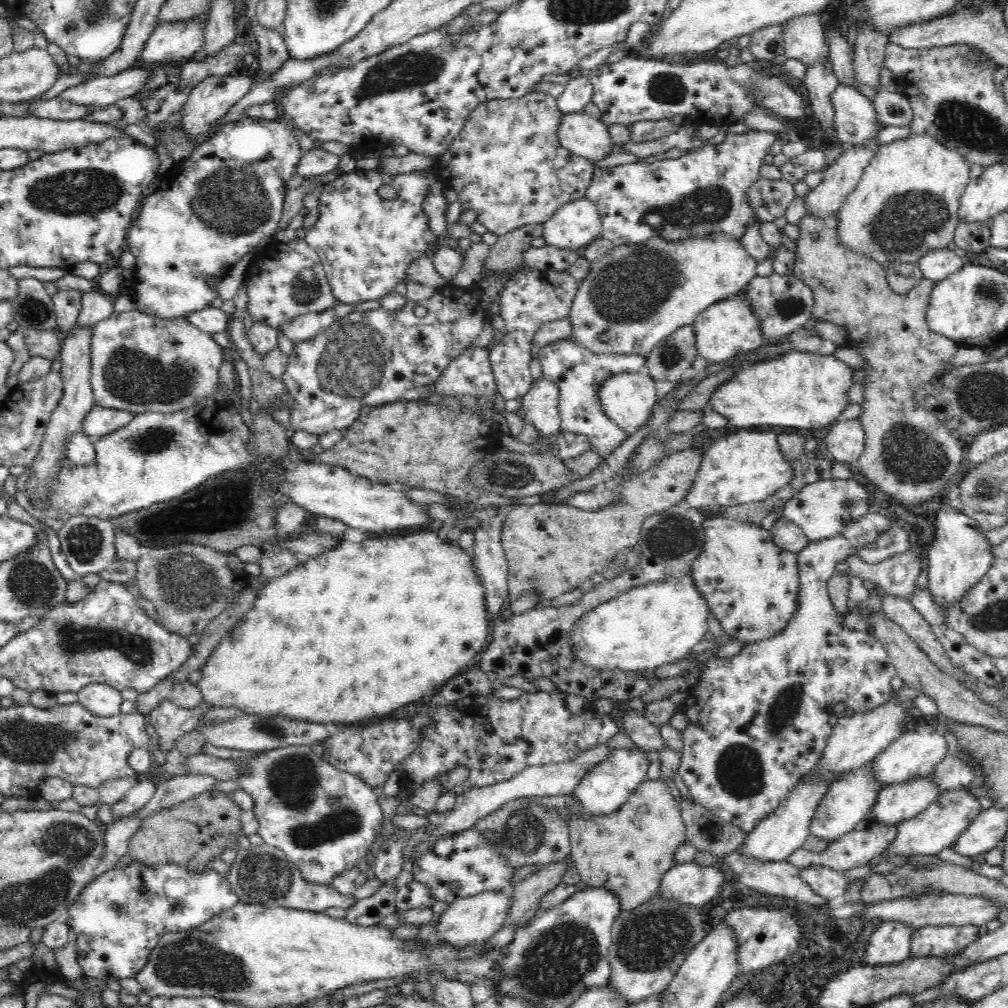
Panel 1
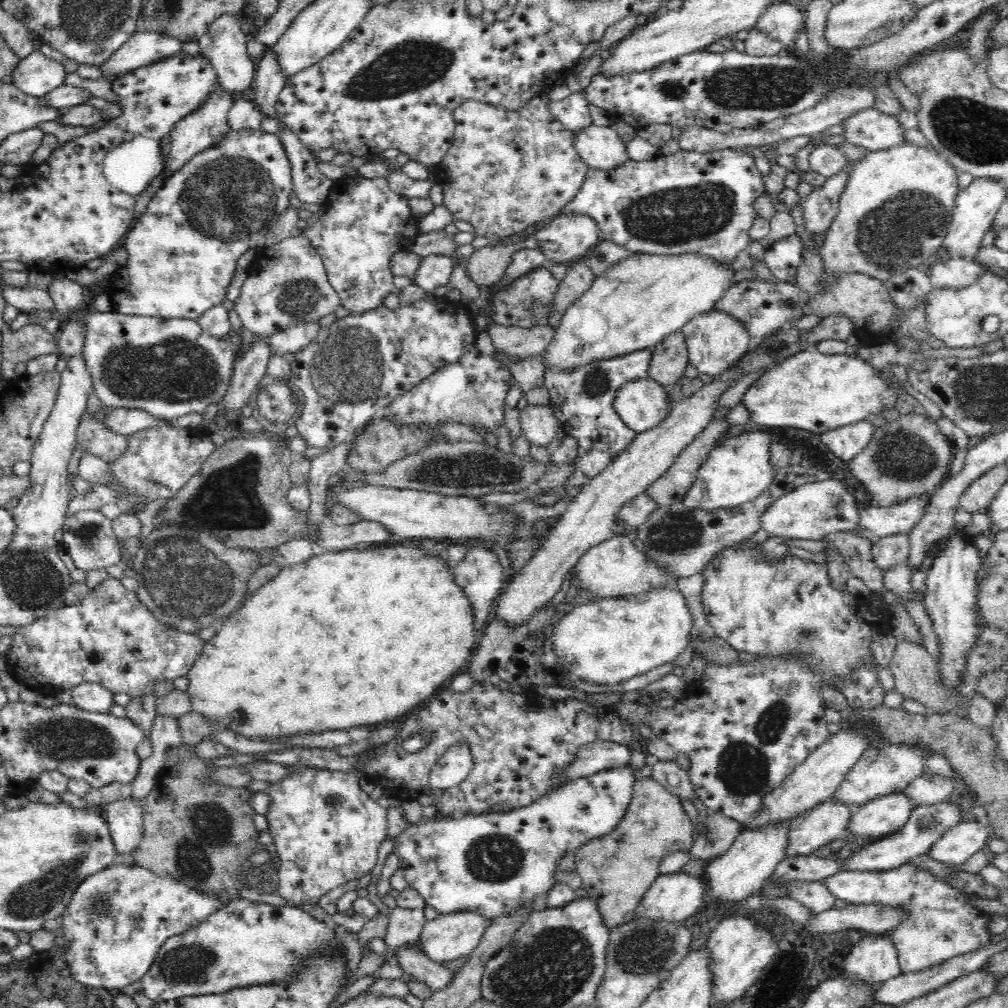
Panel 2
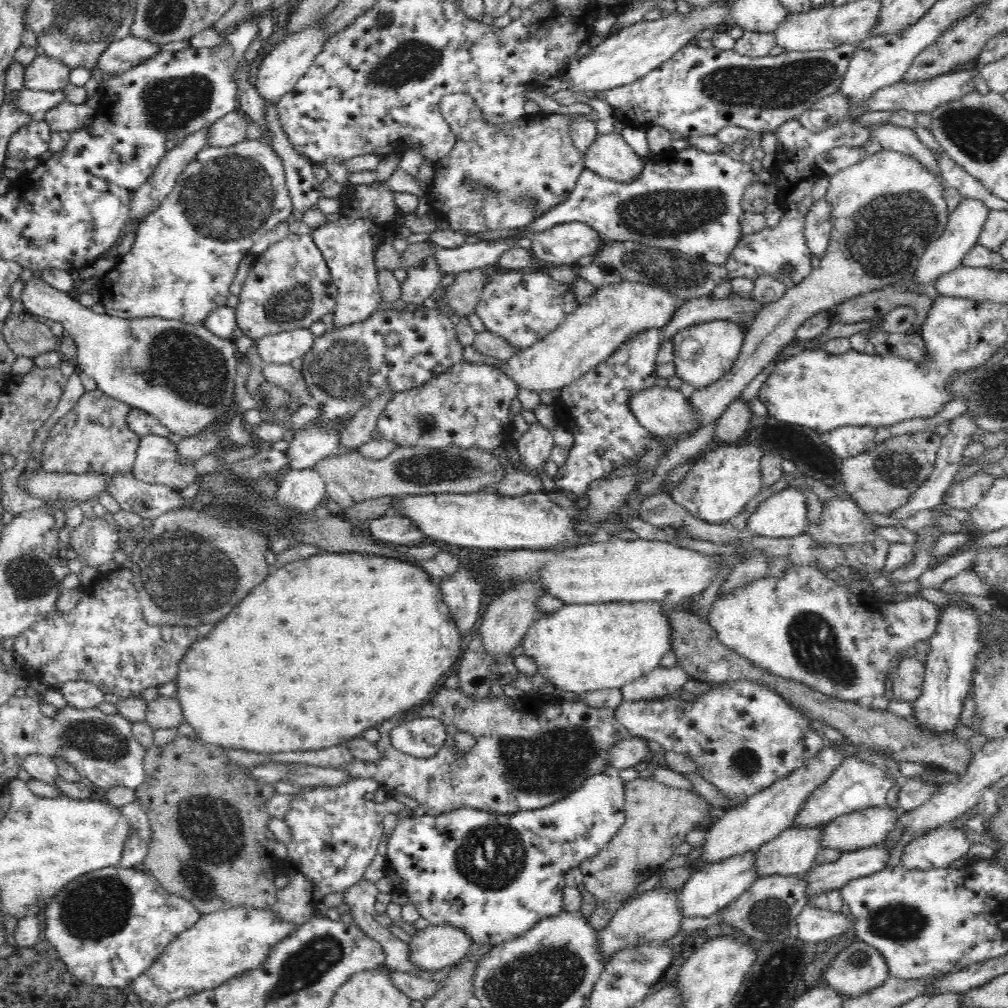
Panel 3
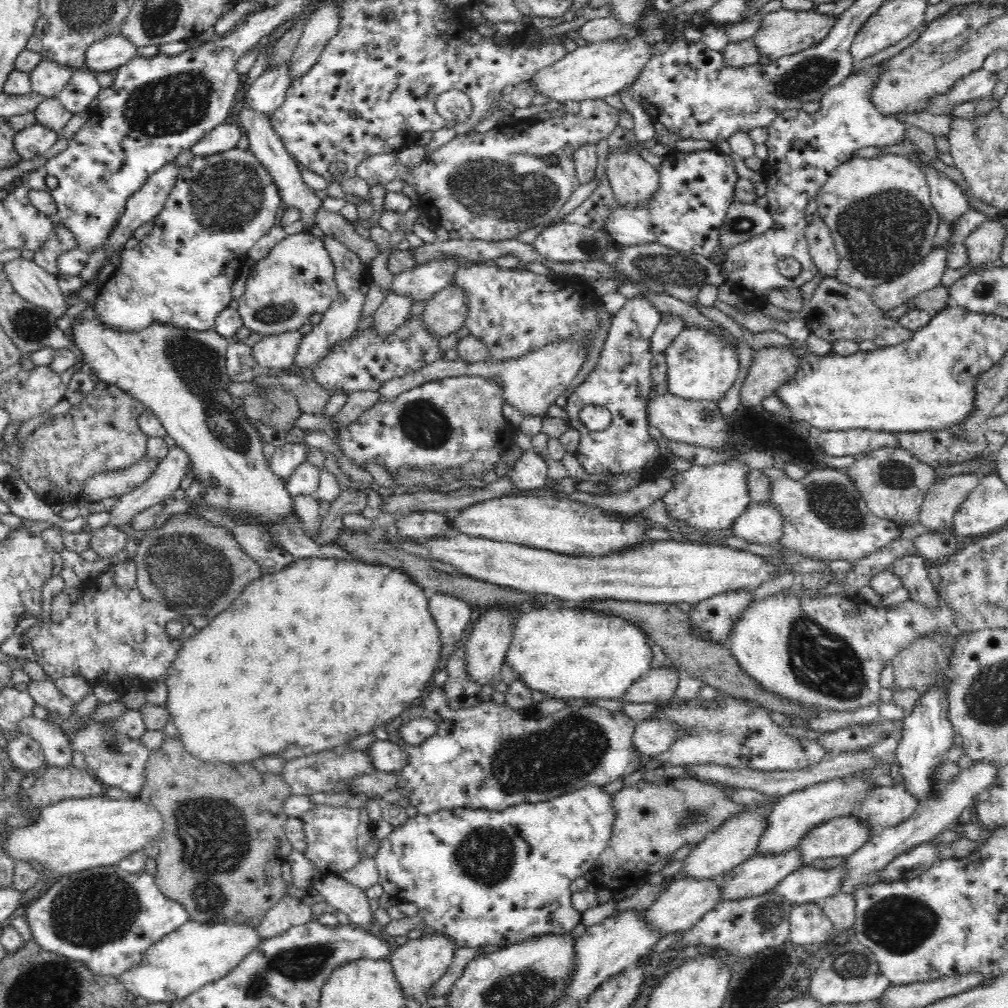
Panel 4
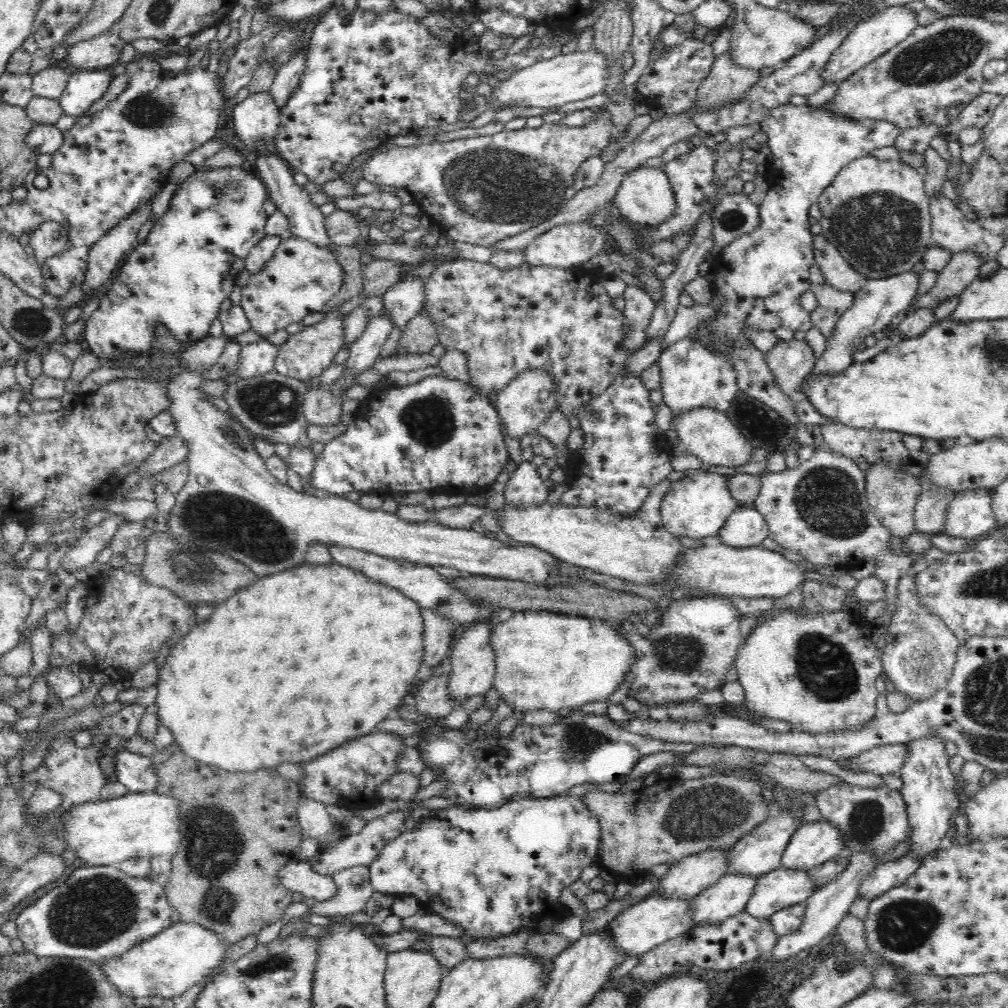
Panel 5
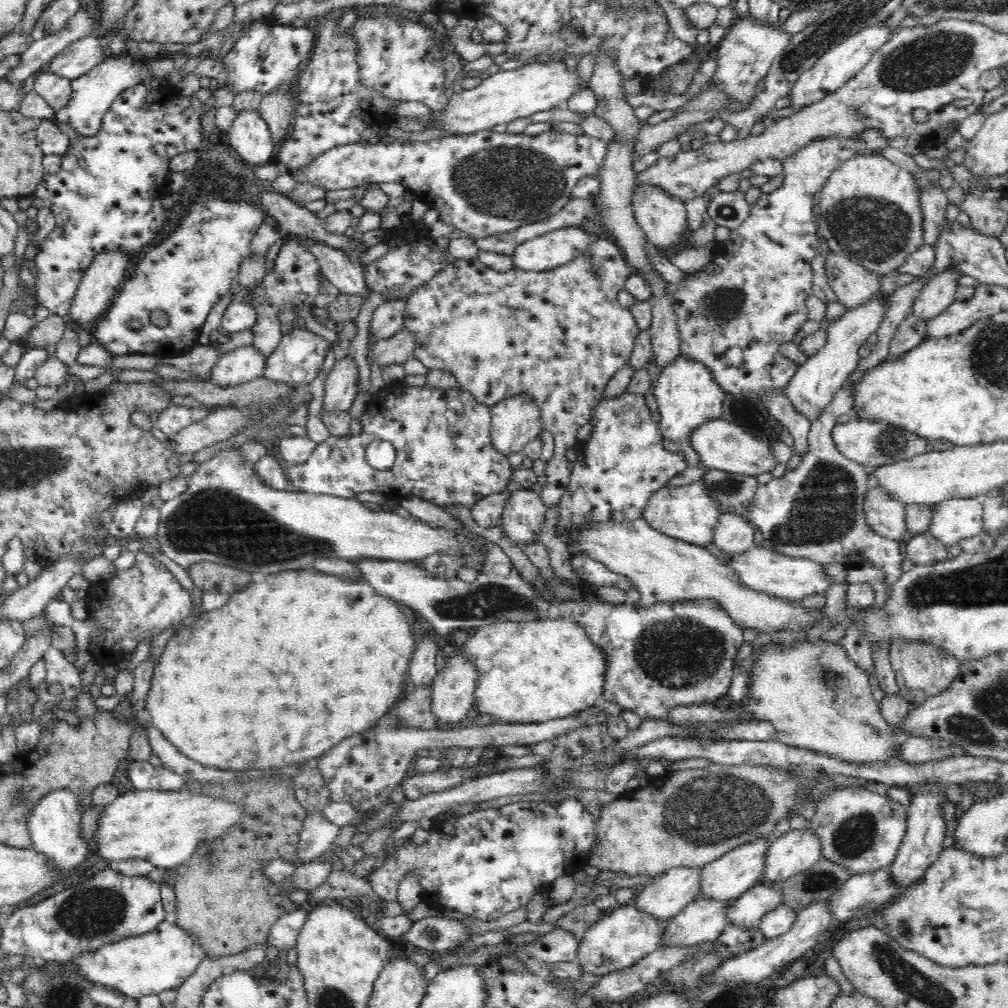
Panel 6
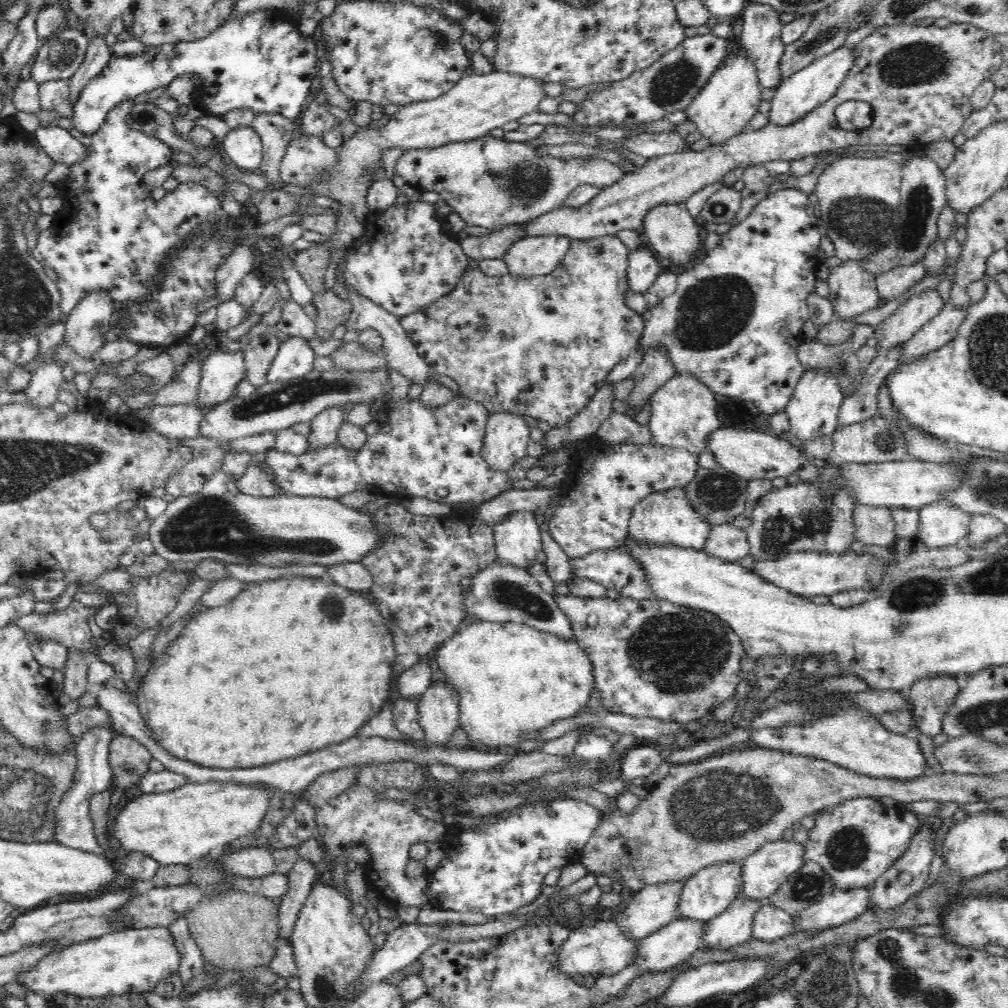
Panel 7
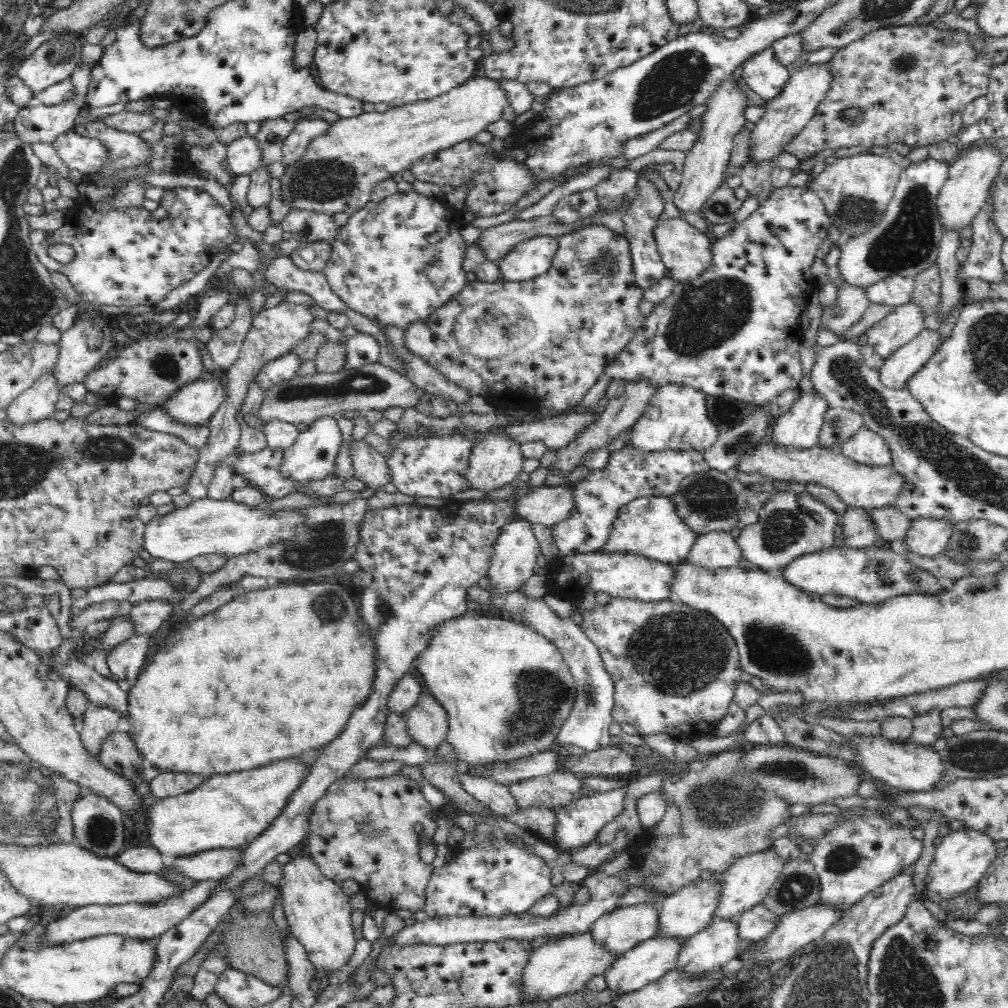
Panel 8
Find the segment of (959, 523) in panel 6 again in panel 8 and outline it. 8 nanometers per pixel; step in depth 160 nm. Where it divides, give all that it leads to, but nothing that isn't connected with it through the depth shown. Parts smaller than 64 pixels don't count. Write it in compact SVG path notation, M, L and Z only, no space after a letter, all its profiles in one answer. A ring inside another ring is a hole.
M918 518L905 532L904 544L908 553L933 558L948 550L952 524L933 518Z

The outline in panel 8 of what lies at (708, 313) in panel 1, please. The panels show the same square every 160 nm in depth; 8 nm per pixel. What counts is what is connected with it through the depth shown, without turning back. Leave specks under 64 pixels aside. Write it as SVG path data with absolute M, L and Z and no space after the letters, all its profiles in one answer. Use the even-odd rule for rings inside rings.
M668 384L654 391L652 400L648 403L645 414L640 415L638 422L631 427L628 447L640 455L648 455L653 452L664 451L691 451L704 453L714 442L718 440L718 429L708 418L705 394L689 386Z

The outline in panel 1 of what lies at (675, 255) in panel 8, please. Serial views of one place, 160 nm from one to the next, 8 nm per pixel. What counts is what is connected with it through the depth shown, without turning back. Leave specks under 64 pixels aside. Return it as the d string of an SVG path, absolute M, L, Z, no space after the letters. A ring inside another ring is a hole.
M585 111L562 114L558 138L564 148L594 165L611 156L617 146L610 138L608 126Z

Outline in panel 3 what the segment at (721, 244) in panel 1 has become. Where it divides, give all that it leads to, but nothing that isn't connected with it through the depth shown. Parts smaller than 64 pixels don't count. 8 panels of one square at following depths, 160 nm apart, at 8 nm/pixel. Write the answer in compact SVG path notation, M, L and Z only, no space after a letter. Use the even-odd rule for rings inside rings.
M622 282L598 288L594 296L583 297L580 306L568 314L558 329L535 345L510 355L497 370L513 380L517 390L558 393L578 380L616 350L628 337L646 327L662 328L682 302L648 282Z

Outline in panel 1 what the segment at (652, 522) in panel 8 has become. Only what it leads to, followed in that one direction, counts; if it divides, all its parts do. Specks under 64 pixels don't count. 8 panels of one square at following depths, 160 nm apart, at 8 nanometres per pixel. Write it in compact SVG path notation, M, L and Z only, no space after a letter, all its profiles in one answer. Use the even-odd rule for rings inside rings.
M744 429L717 439L706 452L696 481L684 503L692 508L734 506L758 502L774 495L792 480L790 462L784 460L774 432L748 432Z

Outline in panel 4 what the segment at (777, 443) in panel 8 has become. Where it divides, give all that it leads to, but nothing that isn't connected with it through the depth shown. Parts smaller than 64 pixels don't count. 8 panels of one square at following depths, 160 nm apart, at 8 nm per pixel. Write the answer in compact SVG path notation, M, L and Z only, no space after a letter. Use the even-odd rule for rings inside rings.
M950 244L934 247L924 260L920 260L906 274L868 289L869 300L885 315L886 312L916 298L918 294L938 286L947 268L945 256L948 246Z

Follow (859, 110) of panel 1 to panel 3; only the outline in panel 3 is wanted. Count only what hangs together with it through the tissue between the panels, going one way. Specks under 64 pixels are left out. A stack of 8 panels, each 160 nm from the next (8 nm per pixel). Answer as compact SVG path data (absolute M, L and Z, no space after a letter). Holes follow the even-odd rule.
M886 122L886 124L879 124L876 130L872 130L872 138L878 140L886 150L901 152L917 160L941 182L941 188L949 187L944 180L944 176L942 176L942 170L940 170L940 164L938 164L934 152L930 151L931 148L928 148L918 139L914 131Z

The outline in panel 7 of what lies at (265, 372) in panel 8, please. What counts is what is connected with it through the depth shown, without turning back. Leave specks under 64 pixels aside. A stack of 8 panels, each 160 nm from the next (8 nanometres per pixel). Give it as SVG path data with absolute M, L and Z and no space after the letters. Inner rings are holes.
M289 337L280 342L278 354L268 369L267 382L284 382L308 374L313 369L315 356L306 339Z

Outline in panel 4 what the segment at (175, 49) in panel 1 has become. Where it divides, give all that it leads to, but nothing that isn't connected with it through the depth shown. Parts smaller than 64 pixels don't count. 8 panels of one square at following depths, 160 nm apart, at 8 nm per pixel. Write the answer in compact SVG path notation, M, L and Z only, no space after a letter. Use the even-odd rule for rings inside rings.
M108 34L86 47L84 69L96 74L114 72L136 56L137 46L124 35Z

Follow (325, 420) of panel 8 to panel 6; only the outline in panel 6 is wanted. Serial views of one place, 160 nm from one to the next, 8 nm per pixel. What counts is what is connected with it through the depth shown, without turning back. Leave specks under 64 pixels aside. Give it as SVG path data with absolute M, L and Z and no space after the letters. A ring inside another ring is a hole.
M350 355L335 362L325 380L324 413L349 413L358 393L358 373L356 362Z

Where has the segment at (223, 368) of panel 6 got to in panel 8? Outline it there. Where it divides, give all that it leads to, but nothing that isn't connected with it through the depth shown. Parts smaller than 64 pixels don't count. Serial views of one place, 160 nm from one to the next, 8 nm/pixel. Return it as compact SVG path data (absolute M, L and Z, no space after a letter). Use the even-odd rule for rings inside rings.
M216 370L212 374L200 378L198 382L183 386L175 396L169 398L160 407L162 411L172 419L172 421L190 427L209 427L213 416L220 409L220 405L225 397L224 387L225 377L223 372Z

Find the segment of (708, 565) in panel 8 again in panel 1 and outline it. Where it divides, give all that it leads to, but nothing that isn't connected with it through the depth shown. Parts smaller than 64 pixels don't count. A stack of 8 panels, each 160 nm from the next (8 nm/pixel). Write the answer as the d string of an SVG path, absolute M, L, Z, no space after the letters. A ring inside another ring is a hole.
M854 478L820 480L804 486L799 494L789 498L783 504L781 517L800 528L810 541L818 542L836 536L844 527L860 520L870 511L870 496L870 487L862 486Z

